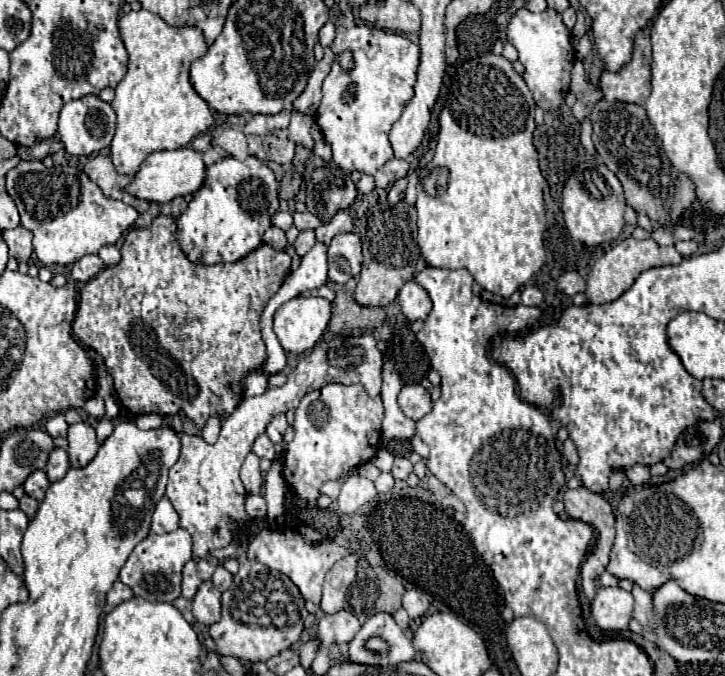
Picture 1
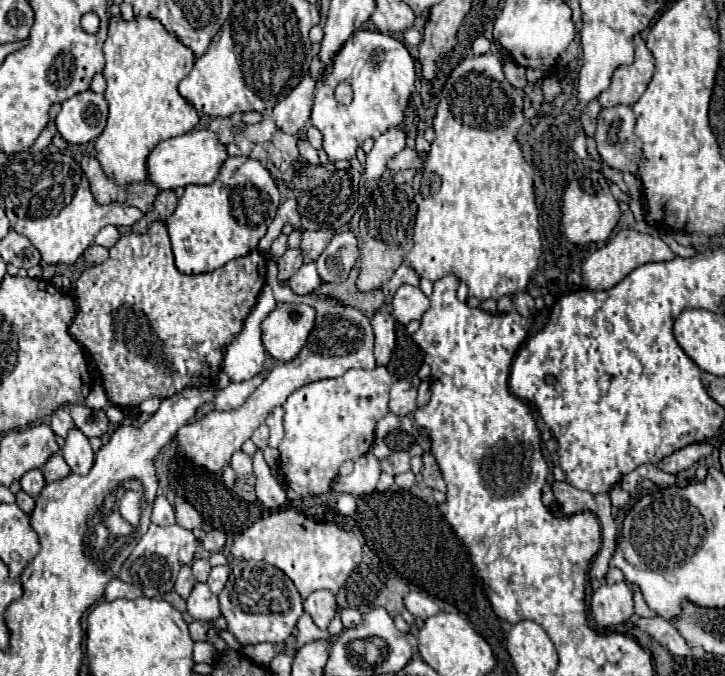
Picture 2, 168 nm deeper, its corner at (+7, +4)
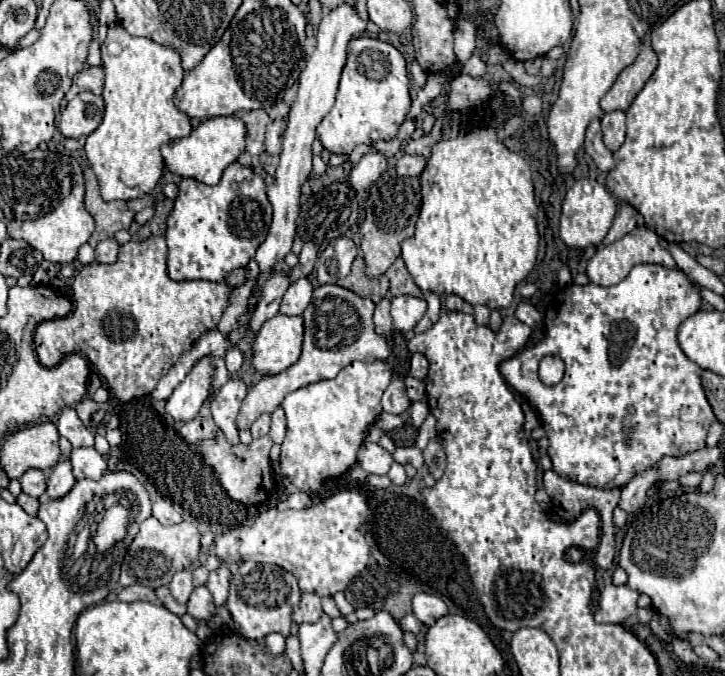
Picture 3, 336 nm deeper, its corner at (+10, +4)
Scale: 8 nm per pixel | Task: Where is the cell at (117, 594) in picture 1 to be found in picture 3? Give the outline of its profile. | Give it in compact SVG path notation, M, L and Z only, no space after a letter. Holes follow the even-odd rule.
M129 585L129 587L123 587L119 593L117 593L117 599L119 601L149 601L149 603L159 603L153 589L149 587L143 587L143 585Z

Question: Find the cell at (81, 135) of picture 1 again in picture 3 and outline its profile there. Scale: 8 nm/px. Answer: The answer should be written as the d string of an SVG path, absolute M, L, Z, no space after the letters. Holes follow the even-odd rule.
M89 91L79 93L69 101L67 109L59 117L59 131L63 137L79 139L91 135L103 119L103 97Z

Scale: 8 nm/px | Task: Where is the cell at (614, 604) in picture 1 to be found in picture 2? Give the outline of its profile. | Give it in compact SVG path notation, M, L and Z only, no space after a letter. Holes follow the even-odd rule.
M624 581L614 583L614 585L602 585L594 591L590 609L600 627L626 623L634 613L632 589L628 589Z

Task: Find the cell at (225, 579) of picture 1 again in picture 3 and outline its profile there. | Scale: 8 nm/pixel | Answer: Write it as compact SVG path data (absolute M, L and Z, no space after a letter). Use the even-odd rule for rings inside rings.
M223 563L217 571L209 573L209 581L207 581L207 589L211 591L215 605L223 605L227 601L227 593L229 593L229 579L231 579L231 571L227 569L227 565Z

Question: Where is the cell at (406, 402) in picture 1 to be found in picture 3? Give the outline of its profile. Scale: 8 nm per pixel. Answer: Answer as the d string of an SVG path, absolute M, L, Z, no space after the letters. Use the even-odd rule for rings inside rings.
M393 379L385 389L381 403L383 403L383 411L387 413L395 413L395 415L405 413L411 405L411 399L407 397L407 391L405 391L405 383L401 379Z

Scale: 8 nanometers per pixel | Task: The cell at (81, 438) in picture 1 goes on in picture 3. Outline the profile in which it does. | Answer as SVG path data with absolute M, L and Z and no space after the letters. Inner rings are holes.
M77 447L71 449L69 461L73 465L75 479L99 479L105 473L107 463L93 447Z

